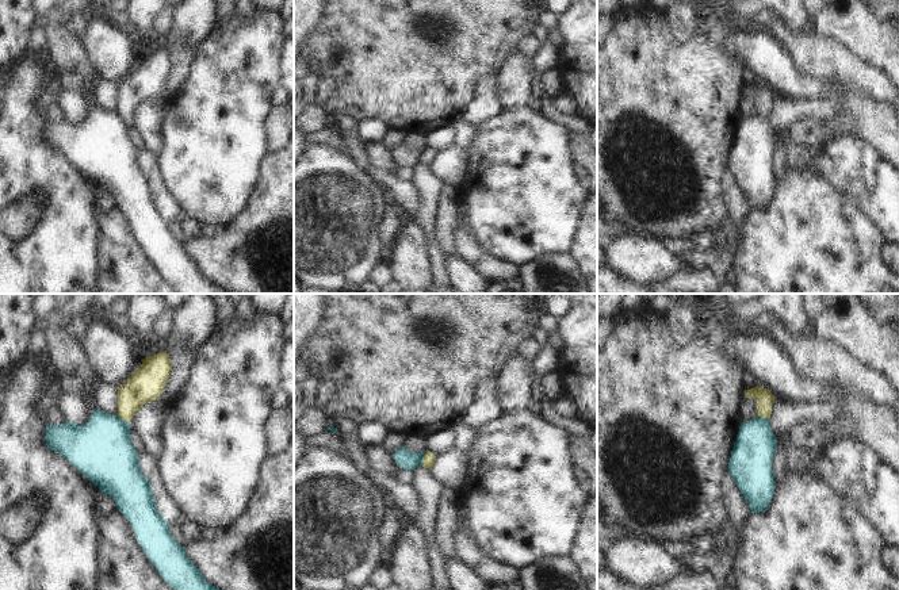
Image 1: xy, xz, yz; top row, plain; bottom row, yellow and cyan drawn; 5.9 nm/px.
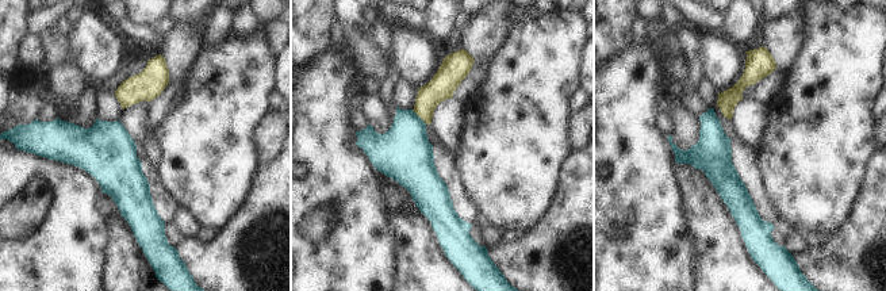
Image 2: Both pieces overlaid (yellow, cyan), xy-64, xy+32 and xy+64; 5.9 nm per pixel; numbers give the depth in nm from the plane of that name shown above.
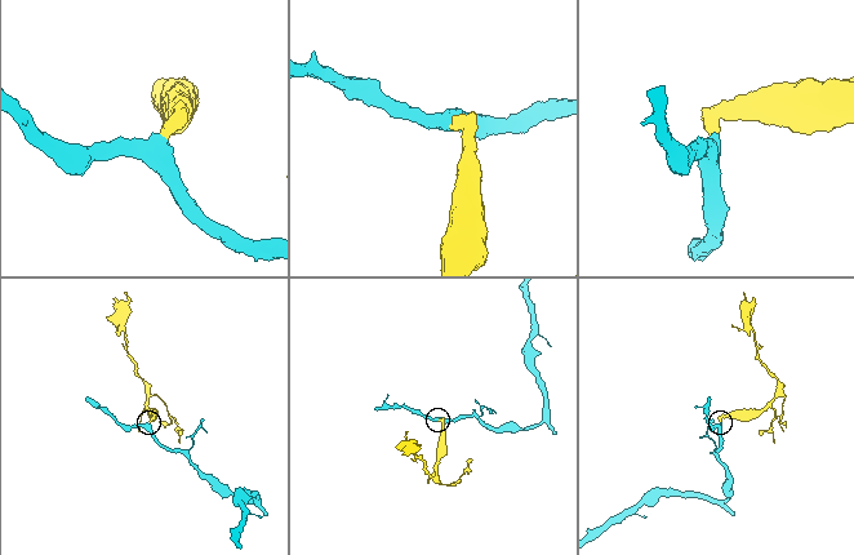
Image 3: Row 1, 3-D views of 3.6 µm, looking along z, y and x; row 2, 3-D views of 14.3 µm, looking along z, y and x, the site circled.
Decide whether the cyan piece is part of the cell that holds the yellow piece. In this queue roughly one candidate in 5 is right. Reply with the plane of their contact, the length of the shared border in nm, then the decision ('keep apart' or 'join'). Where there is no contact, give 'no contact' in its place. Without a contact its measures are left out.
meets yellow in xz; contact 90 nm long; keep apart

